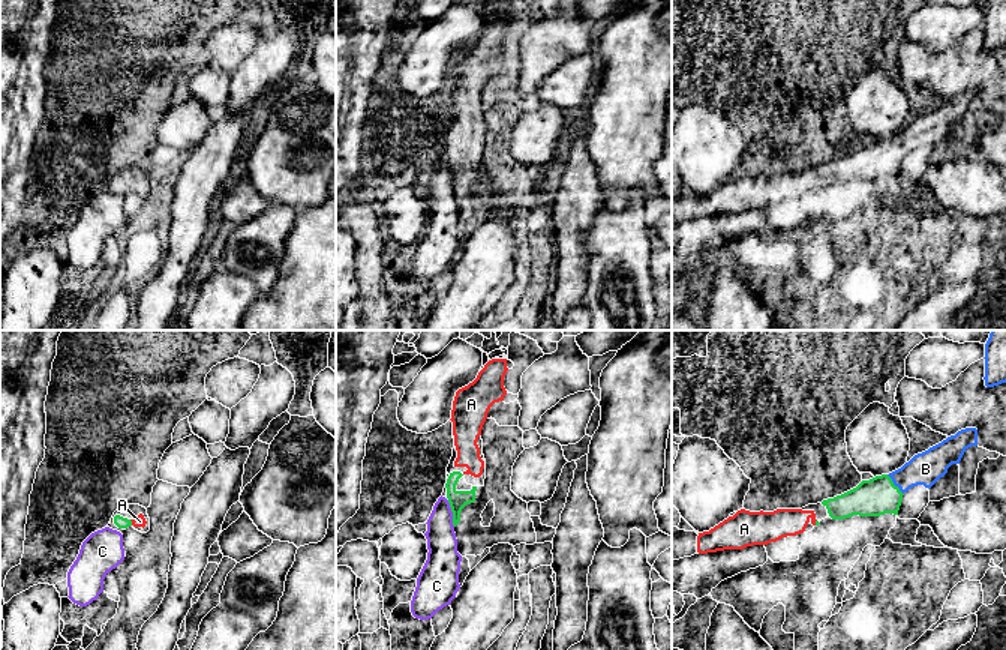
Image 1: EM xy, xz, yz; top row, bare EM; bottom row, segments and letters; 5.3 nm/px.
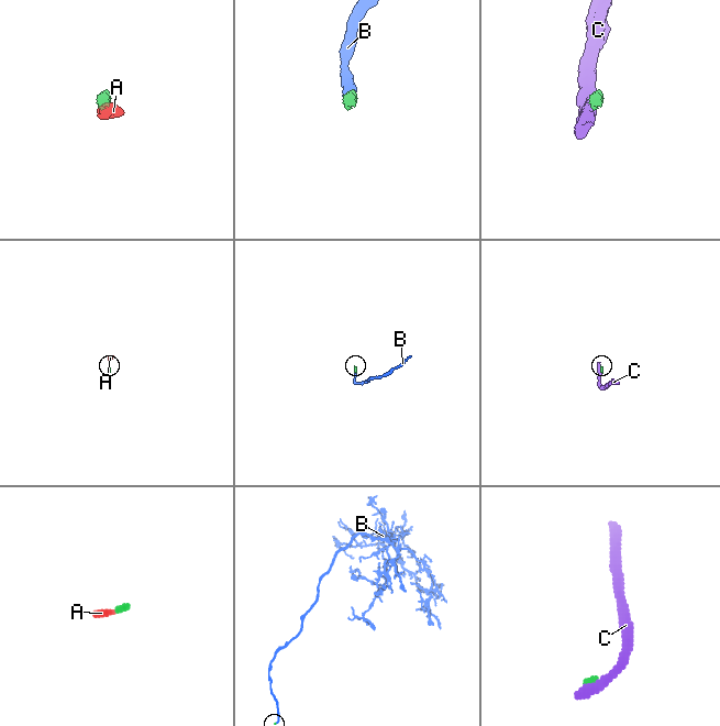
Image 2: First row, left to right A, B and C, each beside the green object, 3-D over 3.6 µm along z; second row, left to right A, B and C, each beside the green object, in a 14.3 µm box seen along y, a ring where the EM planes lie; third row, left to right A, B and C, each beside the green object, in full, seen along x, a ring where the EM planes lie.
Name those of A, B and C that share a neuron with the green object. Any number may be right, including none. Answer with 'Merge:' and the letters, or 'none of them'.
Merge: A, B

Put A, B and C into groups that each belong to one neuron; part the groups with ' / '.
A B / C

